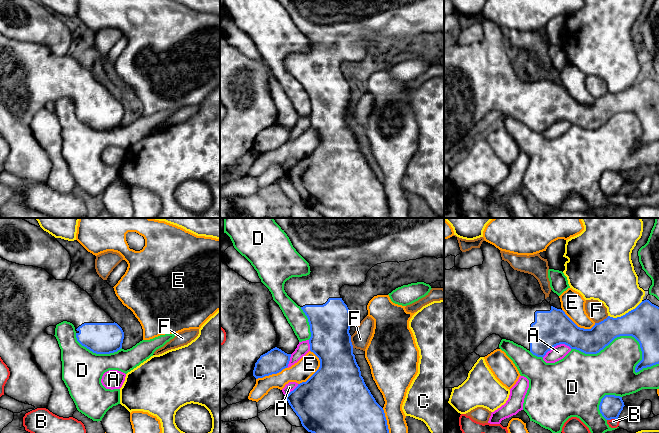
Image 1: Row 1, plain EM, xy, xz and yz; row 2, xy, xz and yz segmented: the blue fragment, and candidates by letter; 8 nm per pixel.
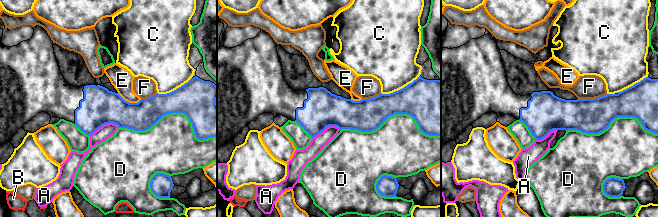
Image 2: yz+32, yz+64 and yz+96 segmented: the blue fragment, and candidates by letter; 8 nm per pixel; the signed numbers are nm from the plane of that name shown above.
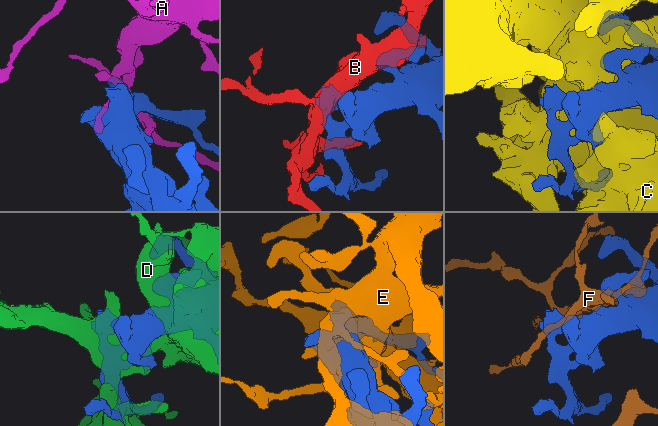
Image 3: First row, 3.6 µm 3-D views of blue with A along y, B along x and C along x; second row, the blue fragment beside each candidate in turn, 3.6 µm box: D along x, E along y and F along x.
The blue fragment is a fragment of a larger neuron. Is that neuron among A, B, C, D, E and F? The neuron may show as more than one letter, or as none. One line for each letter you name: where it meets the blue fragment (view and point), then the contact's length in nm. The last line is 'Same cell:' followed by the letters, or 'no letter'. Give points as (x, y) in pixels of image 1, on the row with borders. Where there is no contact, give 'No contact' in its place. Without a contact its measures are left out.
Same cell: no letter

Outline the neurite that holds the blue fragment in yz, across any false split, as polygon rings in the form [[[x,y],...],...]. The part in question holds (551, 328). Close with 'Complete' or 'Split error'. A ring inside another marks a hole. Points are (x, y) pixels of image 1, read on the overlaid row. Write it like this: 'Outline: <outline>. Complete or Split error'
Outline: [[[483,241],[480,248],[483,251],[484,261],[480,266],[470,269],[453,267],[444,271],[444,378],[490,335],[499,335],[502,339],[513,341],[523,346],[537,357],[544,357],[553,347],[565,344],[571,349],[585,354],[597,354],[608,346],[615,338],[632,336],[640,344],[642,360],[636,365],[635,372],[643,368],[659,364],[659,307],[649,300],[642,301],[635,309],[617,318],[608,316],[591,329],[578,327],[563,310],[550,305],[546,300],[535,306],[522,305],[509,285],[506,273],[502,266],[500,250],[494,245]]]. Split error

